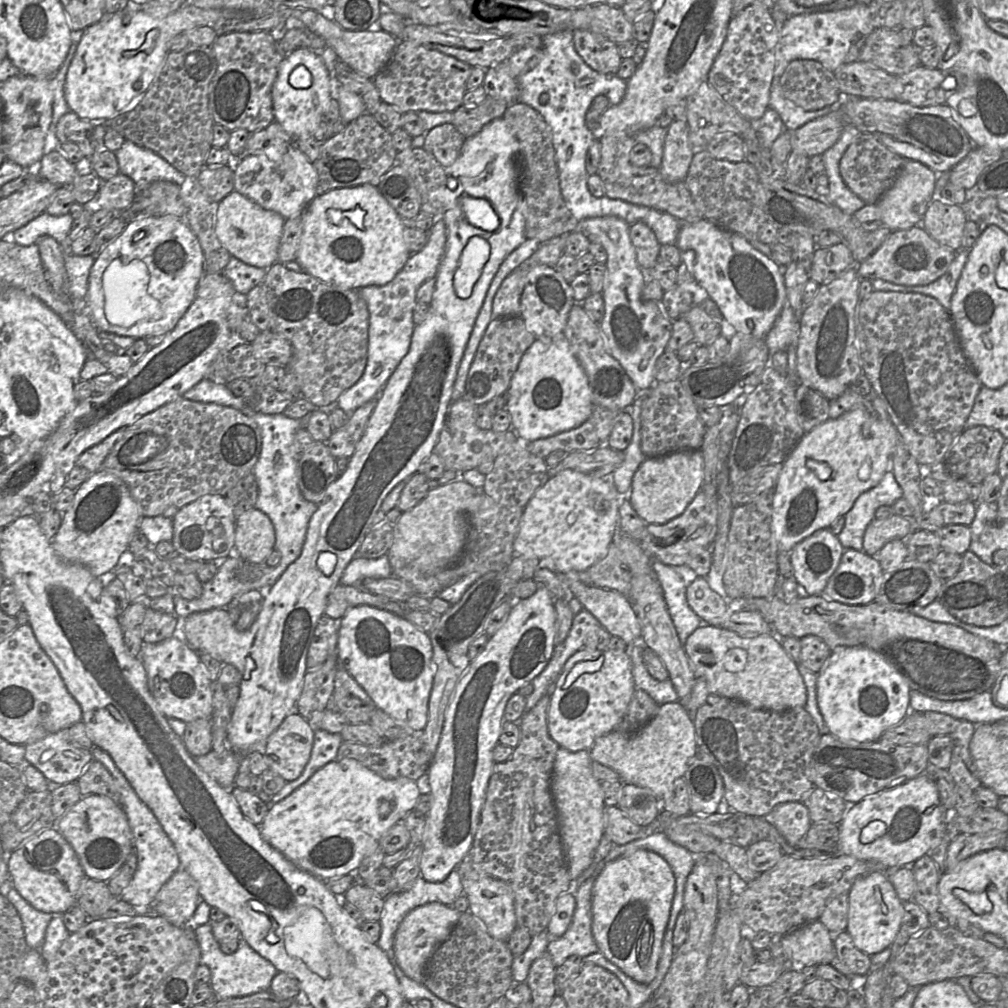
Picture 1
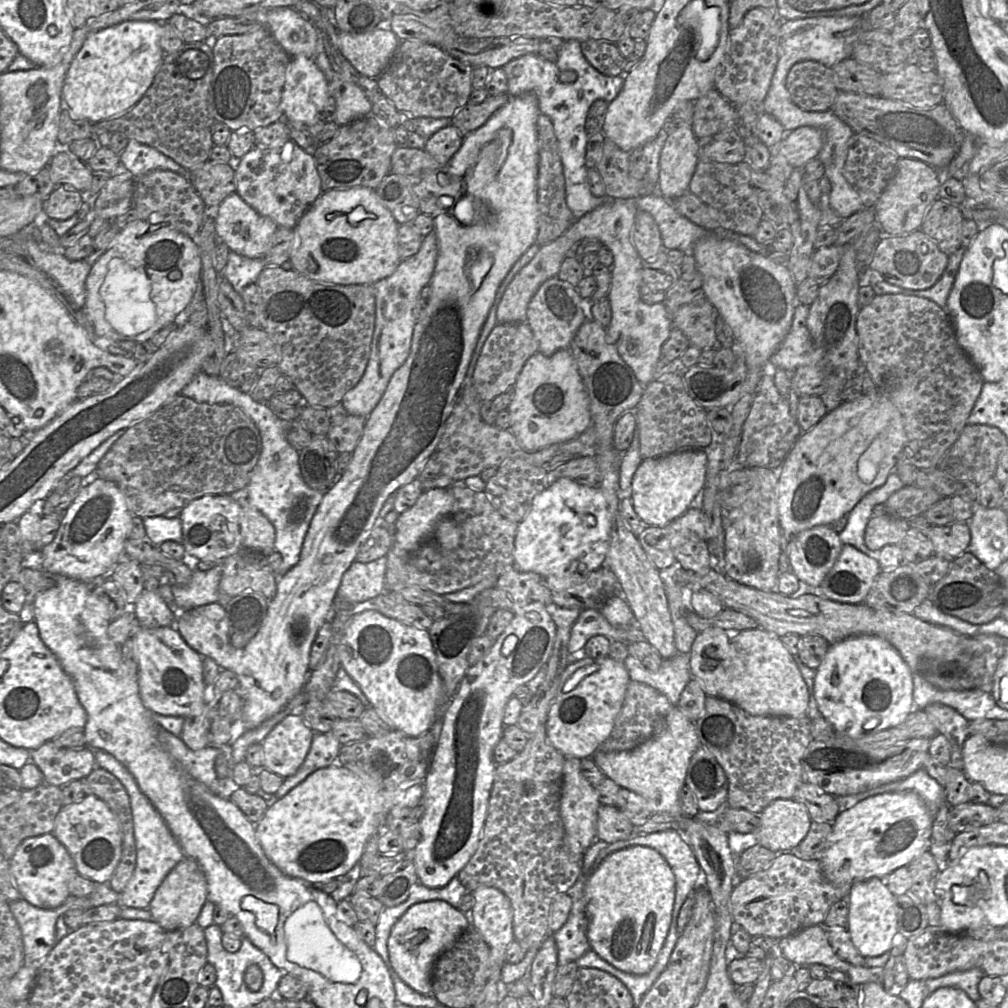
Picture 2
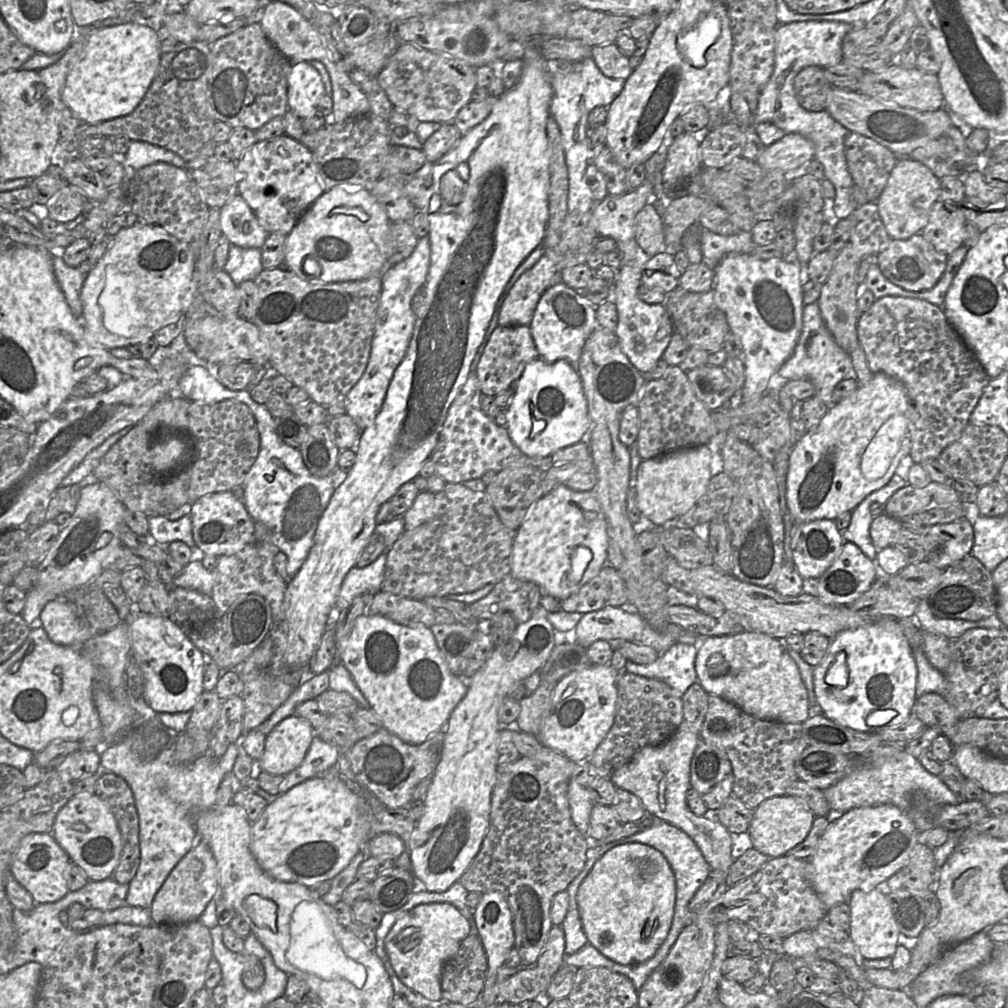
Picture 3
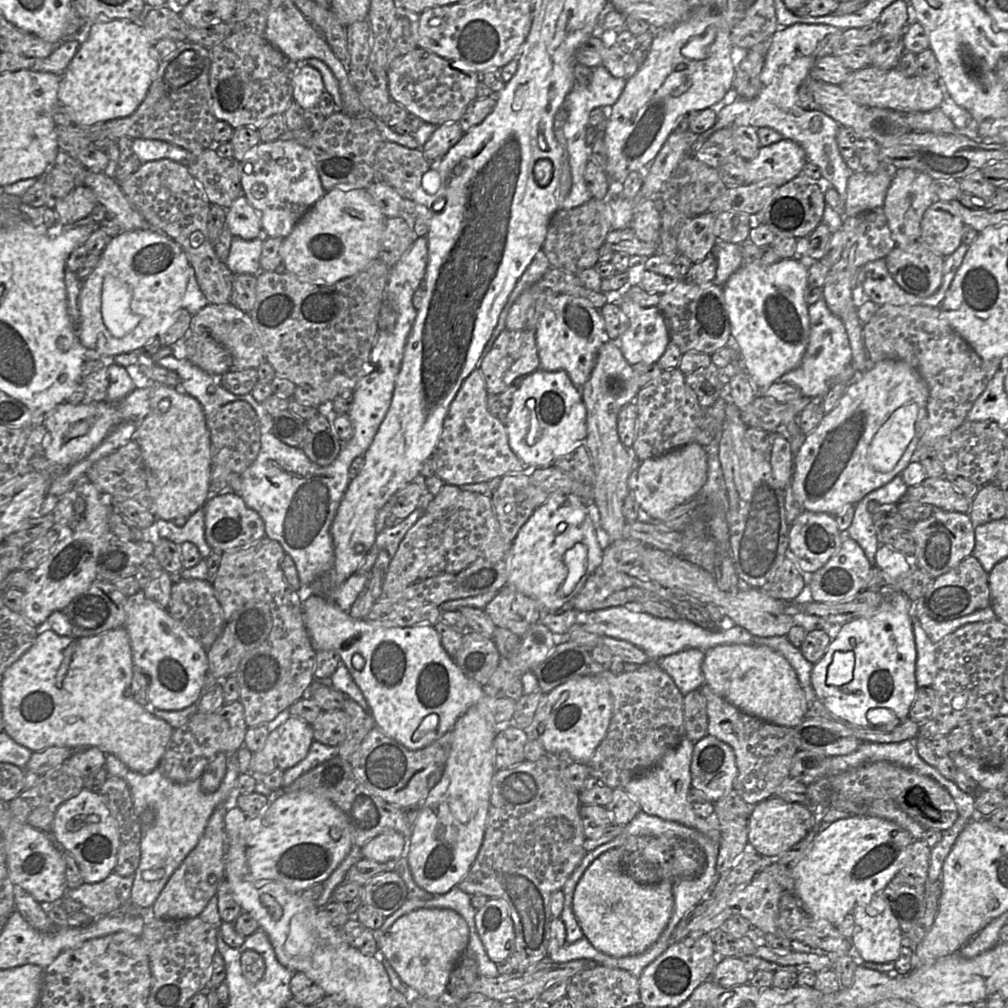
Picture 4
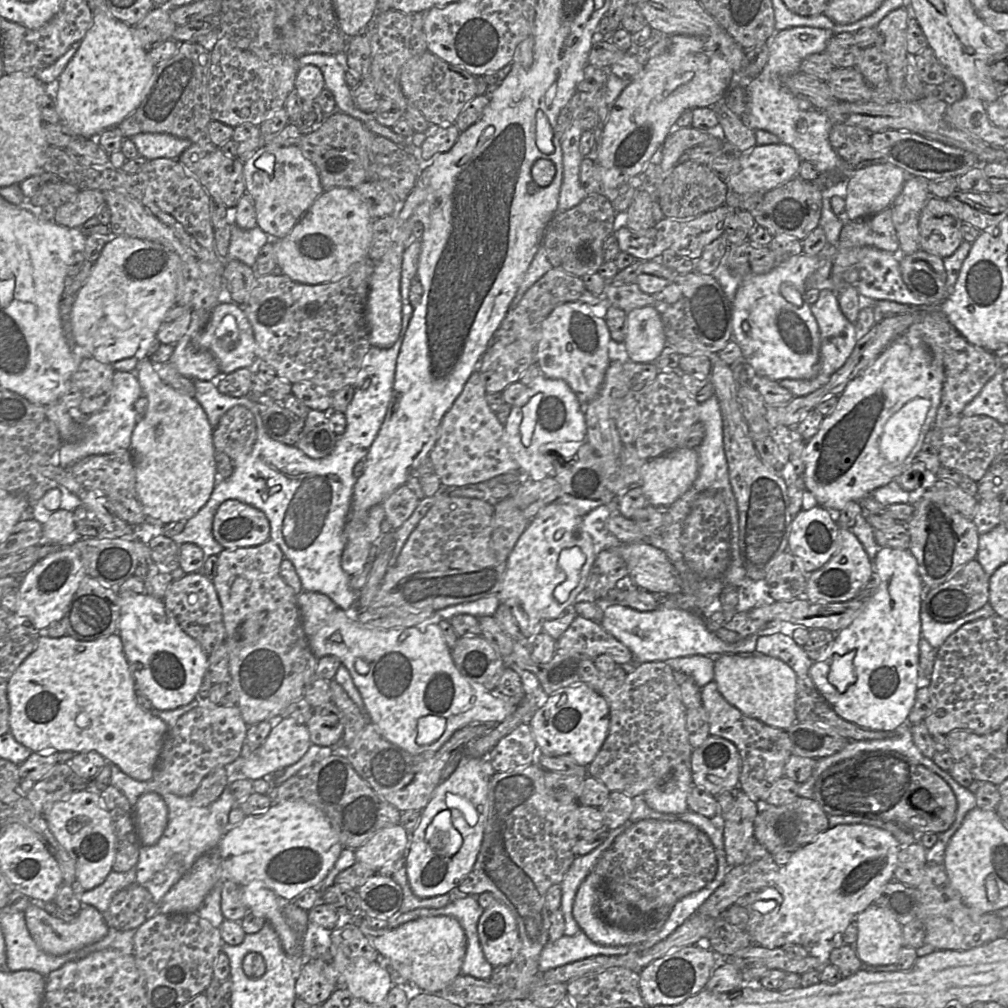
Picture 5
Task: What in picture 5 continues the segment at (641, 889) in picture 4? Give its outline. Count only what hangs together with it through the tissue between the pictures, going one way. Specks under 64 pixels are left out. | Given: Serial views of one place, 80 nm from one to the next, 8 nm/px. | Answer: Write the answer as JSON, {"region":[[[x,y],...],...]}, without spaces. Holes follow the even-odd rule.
{"region":[[[591,871],[576,893],[573,916],[581,930],[591,941],[603,946],[626,946],[642,943],[655,935],[665,920],[652,920],[651,924],[635,930],[625,930],[608,923],[601,915],[600,902],[603,881]]]}

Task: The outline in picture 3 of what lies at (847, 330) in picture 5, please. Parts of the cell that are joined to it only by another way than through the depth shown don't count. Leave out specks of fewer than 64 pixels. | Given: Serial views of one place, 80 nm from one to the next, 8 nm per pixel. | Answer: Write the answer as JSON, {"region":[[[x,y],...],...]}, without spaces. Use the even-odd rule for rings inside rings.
{"region":[[[817,302],[804,304],[802,329],[793,354],[777,371],[780,378],[787,380],[808,379],[815,386],[815,396],[827,407],[832,405],[832,393],[843,379],[853,378],[853,366],[850,354],[841,348],[828,330]]]}

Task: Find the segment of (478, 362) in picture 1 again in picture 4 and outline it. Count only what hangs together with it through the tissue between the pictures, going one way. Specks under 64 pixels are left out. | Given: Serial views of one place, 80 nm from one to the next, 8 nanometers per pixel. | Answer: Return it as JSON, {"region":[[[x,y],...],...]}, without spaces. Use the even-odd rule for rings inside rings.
{"region":[[[504,329],[495,340],[492,349],[484,357],[479,370],[482,371],[488,393],[501,394],[515,379],[540,368],[535,331],[529,329]]]}

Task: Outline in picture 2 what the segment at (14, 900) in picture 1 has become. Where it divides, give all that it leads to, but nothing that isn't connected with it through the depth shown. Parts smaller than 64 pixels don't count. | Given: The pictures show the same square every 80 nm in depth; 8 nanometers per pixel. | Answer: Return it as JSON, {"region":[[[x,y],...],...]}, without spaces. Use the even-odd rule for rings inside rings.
{"region":[[[22,898],[10,902],[10,909],[22,932],[25,964],[41,964],[58,943],[57,919],[73,905],[66,902],[54,909],[41,909]]]}

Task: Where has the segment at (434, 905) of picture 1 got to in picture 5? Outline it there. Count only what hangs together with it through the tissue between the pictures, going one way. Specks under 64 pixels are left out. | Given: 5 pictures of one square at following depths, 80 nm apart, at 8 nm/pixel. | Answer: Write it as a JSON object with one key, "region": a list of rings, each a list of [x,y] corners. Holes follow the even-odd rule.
{"region":[[[425,916],[391,929],[372,929],[362,917],[355,919],[355,922],[379,954],[411,968],[410,984],[414,984],[423,993],[441,993],[461,974],[467,938],[462,926],[454,917]]]}

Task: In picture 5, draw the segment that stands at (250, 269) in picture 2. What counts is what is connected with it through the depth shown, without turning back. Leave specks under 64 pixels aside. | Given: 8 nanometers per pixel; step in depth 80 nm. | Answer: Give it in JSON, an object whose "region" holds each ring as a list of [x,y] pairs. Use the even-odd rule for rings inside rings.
{"region":[[[231,218],[231,234],[228,259],[238,260],[252,267],[262,247],[270,240],[258,226],[250,230],[238,227]]]}

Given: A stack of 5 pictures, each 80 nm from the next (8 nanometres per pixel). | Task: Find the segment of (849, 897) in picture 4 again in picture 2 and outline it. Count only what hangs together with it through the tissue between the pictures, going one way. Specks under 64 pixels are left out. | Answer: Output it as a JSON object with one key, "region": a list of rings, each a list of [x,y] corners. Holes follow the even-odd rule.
{"region":[[[888,792],[870,796],[839,813],[832,824],[827,844],[819,856],[824,877],[835,886],[853,885],[871,878],[885,879],[899,867],[907,866],[929,850],[934,817],[921,798],[913,792]]]}

